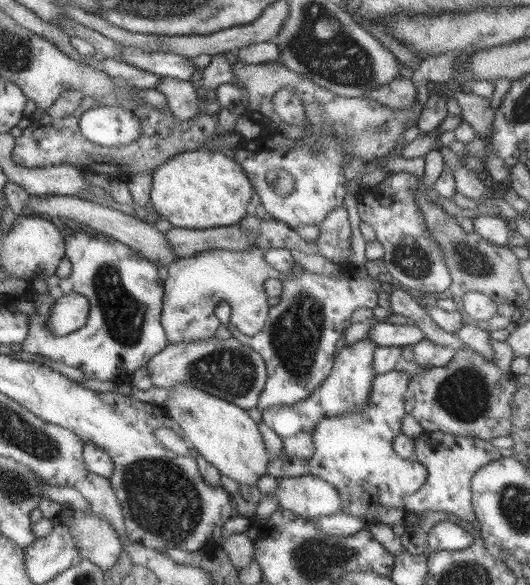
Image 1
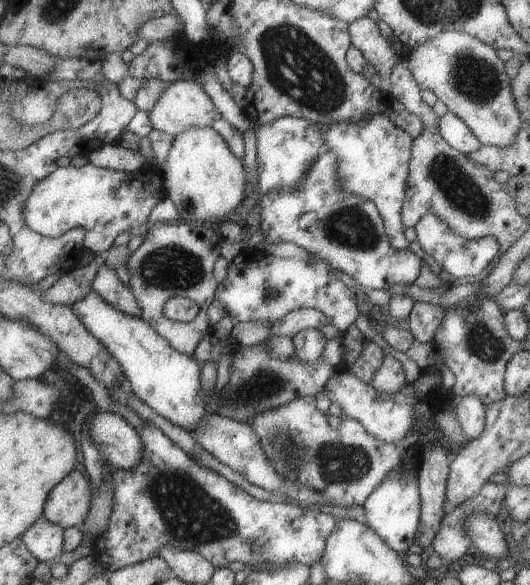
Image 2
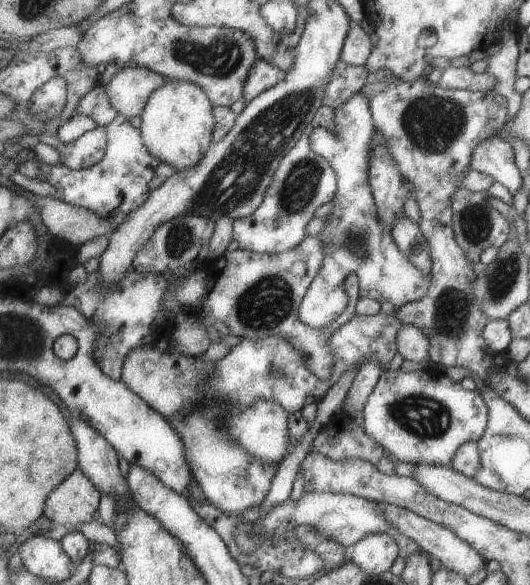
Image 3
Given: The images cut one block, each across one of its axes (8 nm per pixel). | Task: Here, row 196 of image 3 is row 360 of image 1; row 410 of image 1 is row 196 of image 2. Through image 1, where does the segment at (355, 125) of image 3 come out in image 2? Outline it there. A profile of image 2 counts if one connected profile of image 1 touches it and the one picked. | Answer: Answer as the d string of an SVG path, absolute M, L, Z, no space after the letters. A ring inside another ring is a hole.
M328 150L315 157L304 177L294 187L269 189L258 202L260 206L259 231L264 244L295 244L309 254L321 257L337 271L344 272L365 288L386 290L393 284L410 285L417 278L424 261L406 250L394 249L384 231L381 215L375 205L365 198L345 192L336 183L337 159Z

